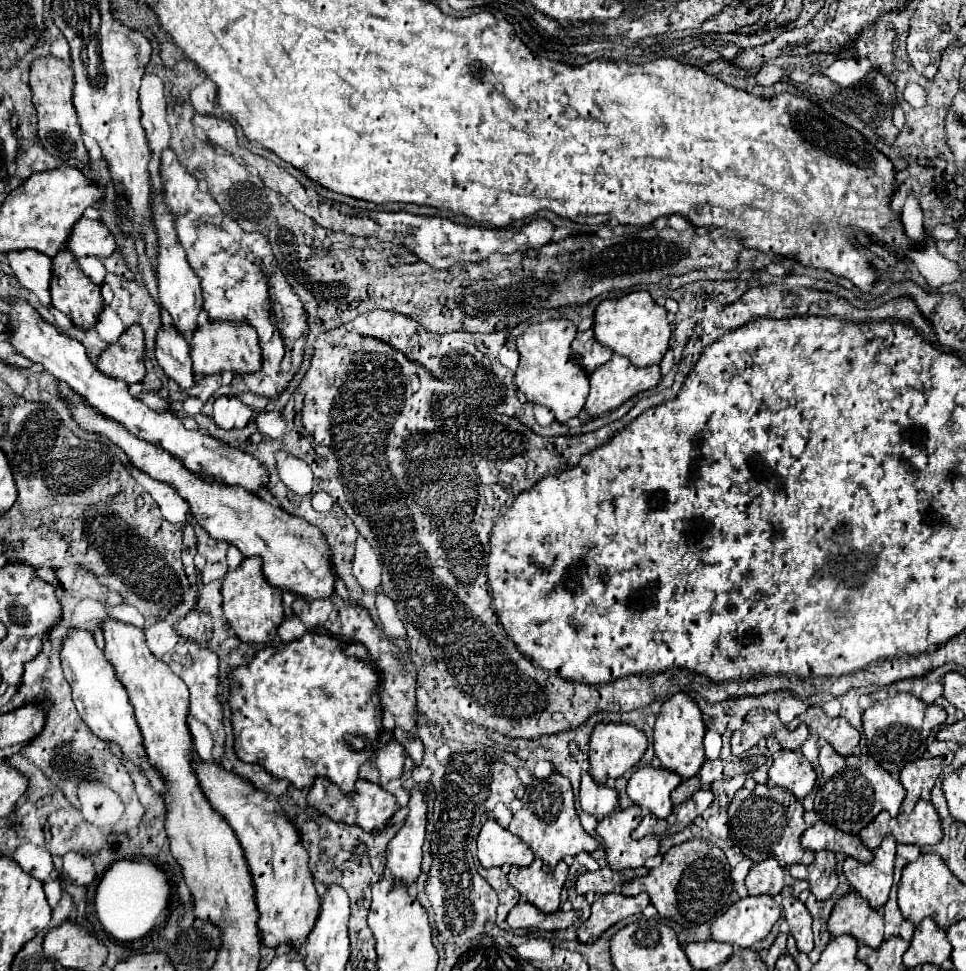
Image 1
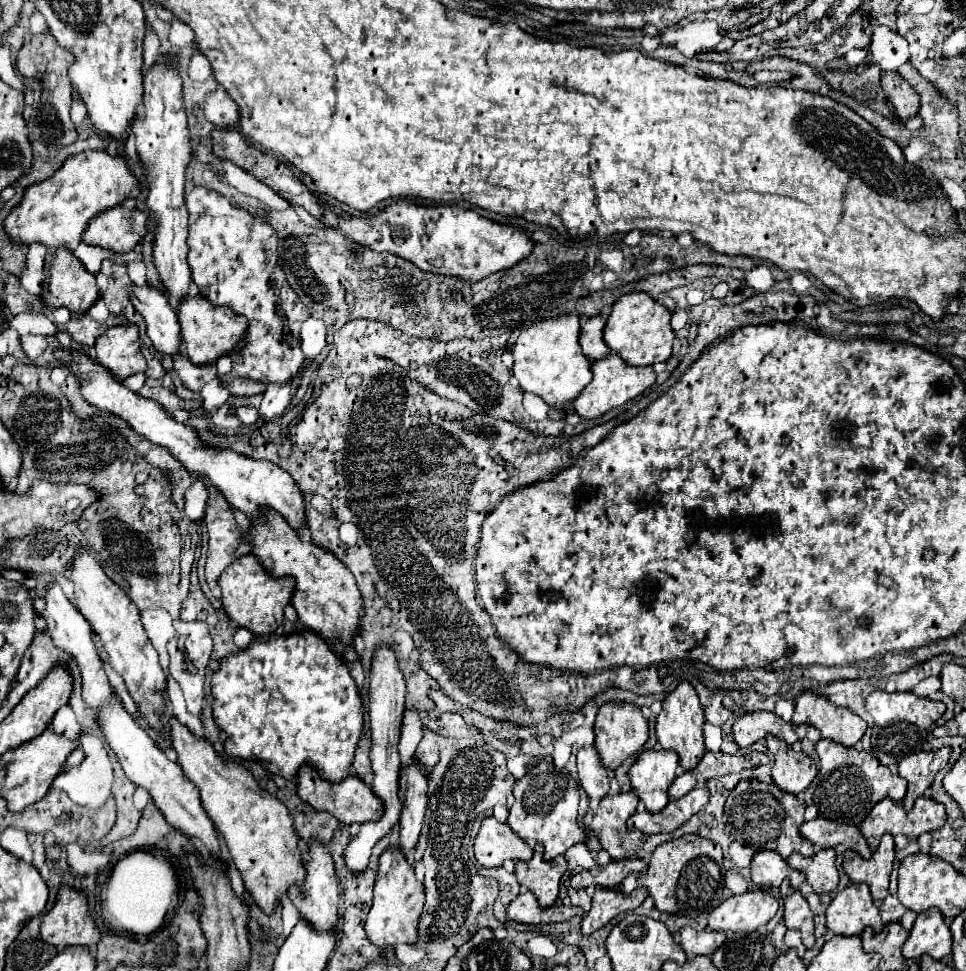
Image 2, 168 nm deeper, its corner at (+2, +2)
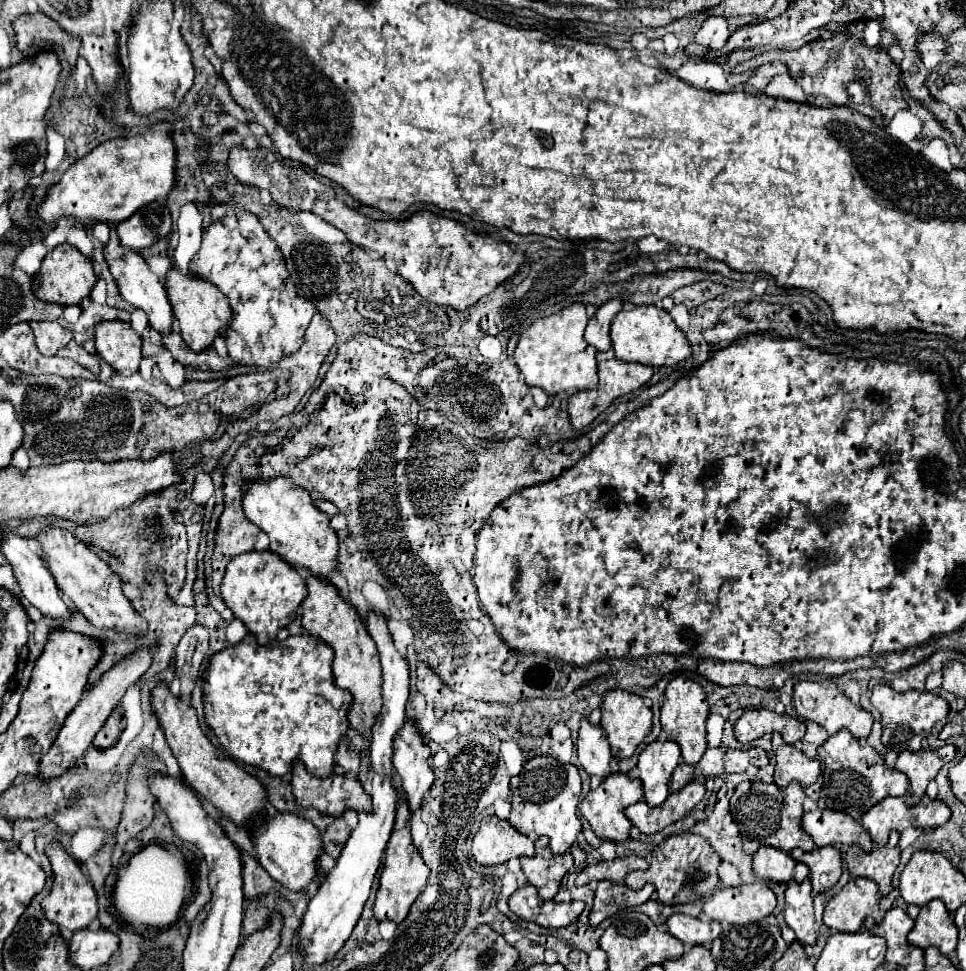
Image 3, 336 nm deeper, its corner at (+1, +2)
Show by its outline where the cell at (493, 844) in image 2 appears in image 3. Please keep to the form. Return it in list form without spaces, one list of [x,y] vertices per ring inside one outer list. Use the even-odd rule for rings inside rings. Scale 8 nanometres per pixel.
[[[493,815],[481,821],[481,827],[473,837],[471,853],[479,865],[501,865],[511,857],[533,855],[535,845],[509,821]]]

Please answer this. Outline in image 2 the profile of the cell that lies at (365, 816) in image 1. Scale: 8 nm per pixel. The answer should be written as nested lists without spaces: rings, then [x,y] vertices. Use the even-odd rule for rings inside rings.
[[[302,765],[298,771],[298,795],[304,803],[312,805],[318,811],[328,811],[344,825],[378,821],[378,817],[384,813],[384,803],[374,795],[372,787],[356,775],[348,775],[342,783],[324,783],[322,777],[316,775],[316,769],[312,769],[310,765]]]

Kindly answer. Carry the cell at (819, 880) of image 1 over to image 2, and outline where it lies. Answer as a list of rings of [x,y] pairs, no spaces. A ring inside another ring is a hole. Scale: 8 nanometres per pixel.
[[[820,849],[812,857],[790,855],[788,865],[806,875],[814,893],[832,893],[838,887],[838,869],[836,869],[834,849]]]

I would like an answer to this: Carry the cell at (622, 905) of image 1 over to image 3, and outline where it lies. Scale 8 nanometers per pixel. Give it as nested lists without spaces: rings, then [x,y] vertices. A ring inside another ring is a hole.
[[[601,881],[599,887],[597,887],[597,893],[595,893],[593,909],[589,913],[589,923],[593,927],[597,927],[603,919],[615,915],[619,909],[633,907],[633,905],[643,905],[645,901],[649,901],[653,891],[655,891],[653,885],[645,885],[643,889],[633,891],[627,885]]]

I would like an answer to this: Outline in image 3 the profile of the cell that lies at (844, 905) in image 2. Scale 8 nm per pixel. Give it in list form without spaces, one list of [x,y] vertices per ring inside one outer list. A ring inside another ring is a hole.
[[[865,877],[851,879],[825,905],[823,923],[831,931],[843,931],[843,933],[859,931],[865,917],[873,917],[879,923],[881,915],[879,915],[877,889],[879,889],[877,883]]]

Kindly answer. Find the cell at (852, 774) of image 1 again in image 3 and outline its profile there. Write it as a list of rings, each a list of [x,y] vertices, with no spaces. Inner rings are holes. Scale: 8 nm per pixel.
[[[847,729],[831,735],[819,749],[819,759],[823,759],[823,787],[821,799],[825,807],[835,811],[845,811],[853,819],[861,819],[861,815],[889,795],[905,795],[909,789],[909,779],[897,769],[889,769],[883,757],[869,745],[861,745]]]

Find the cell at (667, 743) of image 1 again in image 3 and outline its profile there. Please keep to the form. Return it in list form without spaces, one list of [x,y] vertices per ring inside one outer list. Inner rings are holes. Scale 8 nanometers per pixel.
[[[675,677],[669,681],[665,689],[665,701],[661,705],[661,727],[667,733],[667,739],[679,743],[681,755],[687,765],[699,763],[699,759],[707,749],[707,739],[705,739],[707,715],[709,715],[707,695],[699,683],[695,683],[689,677]]]

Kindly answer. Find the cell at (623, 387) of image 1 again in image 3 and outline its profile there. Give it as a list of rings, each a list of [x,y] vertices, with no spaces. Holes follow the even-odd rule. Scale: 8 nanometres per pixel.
[[[609,359],[609,361],[599,363],[599,383],[597,383],[597,387],[589,389],[589,391],[577,391],[575,395],[569,397],[567,411],[569,411],[571,427],[579,431],[579,429],[591,425],[613,403],[613,399],[627,395],[631,391],[637,391],[639,387],[649,383],[651,377],[653,377],[653,369],[647,367],[647,365],[641,365],[641,363],[623,363],[619,359]]]

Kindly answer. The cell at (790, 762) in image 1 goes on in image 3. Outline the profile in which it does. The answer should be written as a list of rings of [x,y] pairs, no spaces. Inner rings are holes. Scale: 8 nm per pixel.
[[[777,731],[773,733],[773,749],[777,755],[775,783],[779,787],[787,787],[791,781],[797,781],[807,787],[817,781],[821,773],[821,763],[817,759],[805,757],[797,747],[787,745]]]

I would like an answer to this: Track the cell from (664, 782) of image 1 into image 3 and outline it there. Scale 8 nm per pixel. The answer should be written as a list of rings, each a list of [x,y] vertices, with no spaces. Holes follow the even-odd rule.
[[[653,741],[649,743],[641,755],[639,755],[639,779],[643,781],[643,791],[645,791],[645,801],[651,807],[661,805],[667,795],[667,783],[673,773],[673,769],[679,765],[681,749],[673,741]]]

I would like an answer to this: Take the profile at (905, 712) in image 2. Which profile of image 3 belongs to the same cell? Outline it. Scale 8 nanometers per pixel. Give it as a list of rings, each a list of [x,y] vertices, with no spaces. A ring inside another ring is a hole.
[[[877,685],[871,691],[871,703],[879,709],[881,713],[881,723],[883,723],[883,745],[887,749],[895,751],[919,751],[923,737],[931,733],[931,727],[945,719],[949,713],[949,703],[933,693],[927,691],[907,691],[907,693],[897,693],[889,685]]]

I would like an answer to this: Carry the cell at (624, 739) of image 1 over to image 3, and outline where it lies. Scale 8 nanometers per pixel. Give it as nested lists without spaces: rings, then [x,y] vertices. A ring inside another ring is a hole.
[[[613,689],[605,695],[601,713],[601,727],[607,731],[611,753],[617,759],[631,757],[651,731],[653,713],[643,697],[623,689]]]

